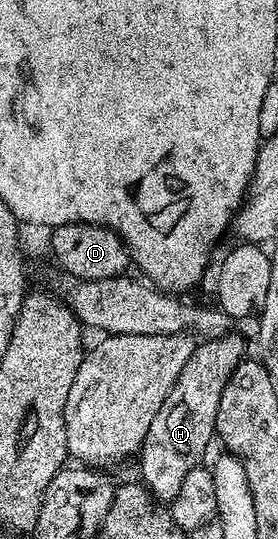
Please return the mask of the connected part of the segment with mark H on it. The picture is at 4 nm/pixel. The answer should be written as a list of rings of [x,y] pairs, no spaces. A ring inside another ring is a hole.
[[[228,332],[222,338],[203,340],[196,345],[189,356],[185,368],[181,368],[181,376],[173,384],[169,396],[165,396],[165,404],[161,404],[161,412],[153,416],[151,432],[147,441],[138,451],[139,470],[143,473],[142,485],[151,492],[151,497],[163,504],[170,504],[184,483],[185,476],[200,465],[203,453],[207,450],[211,438],[216,437],[215,421],[217,420],[217,404],[221,404],[221,392],[229,380],[231,373],[244,361],[247,346],[235,335]]]

